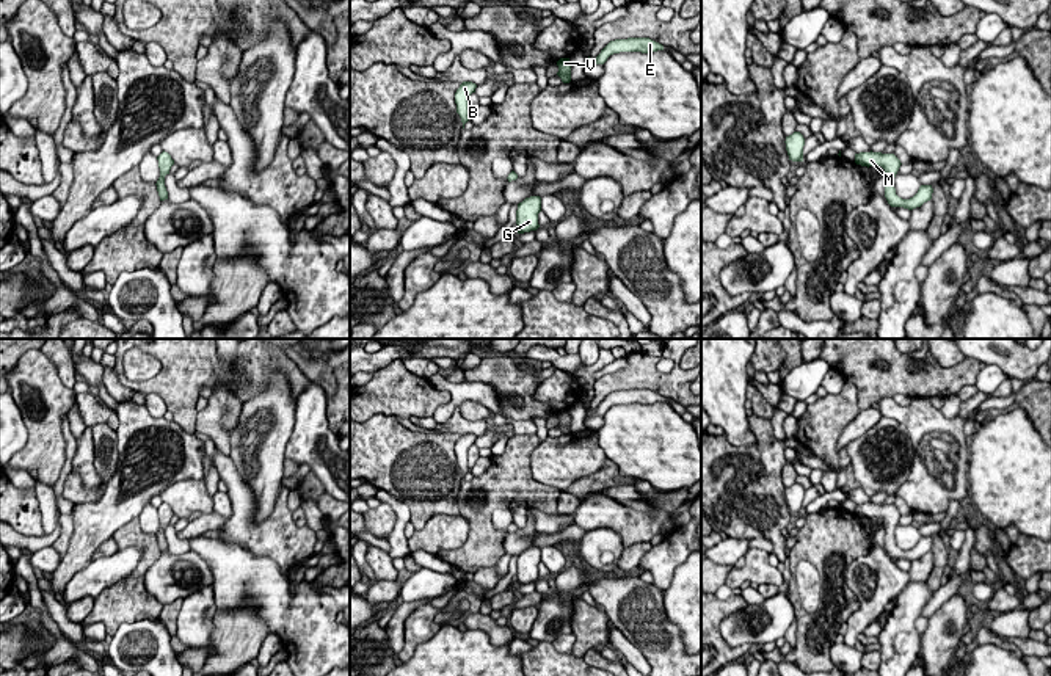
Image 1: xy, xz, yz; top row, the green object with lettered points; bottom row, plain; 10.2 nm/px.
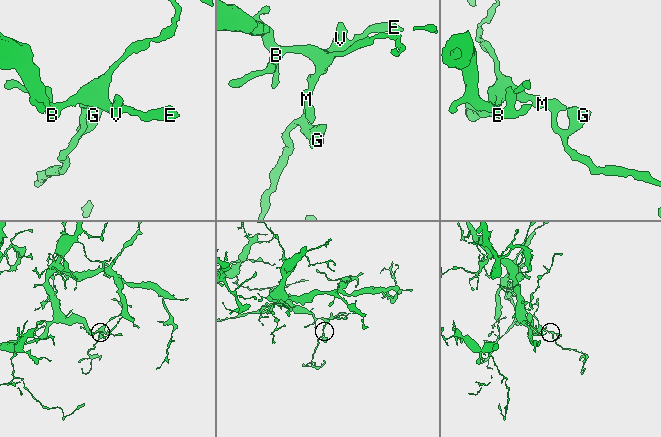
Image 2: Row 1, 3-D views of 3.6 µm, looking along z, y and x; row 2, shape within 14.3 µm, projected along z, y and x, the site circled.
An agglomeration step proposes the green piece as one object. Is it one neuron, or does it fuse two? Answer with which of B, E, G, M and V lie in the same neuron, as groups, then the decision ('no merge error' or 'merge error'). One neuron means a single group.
B E G M V; no merge error

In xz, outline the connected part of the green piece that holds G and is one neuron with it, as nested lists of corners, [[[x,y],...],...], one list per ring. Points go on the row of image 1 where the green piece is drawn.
[[[530,196],[526,198],[522,202],[519,202],[516,210],[518,234],[536,231],[540,227],[538,224],[540,212],[541,212],[540,196]]]

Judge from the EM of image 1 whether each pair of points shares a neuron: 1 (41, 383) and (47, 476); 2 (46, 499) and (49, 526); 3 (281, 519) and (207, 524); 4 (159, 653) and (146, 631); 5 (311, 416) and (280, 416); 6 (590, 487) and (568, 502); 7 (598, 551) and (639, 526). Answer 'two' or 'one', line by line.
1: one
2: one
3: two
4: one
5: two
6: two
7: two

